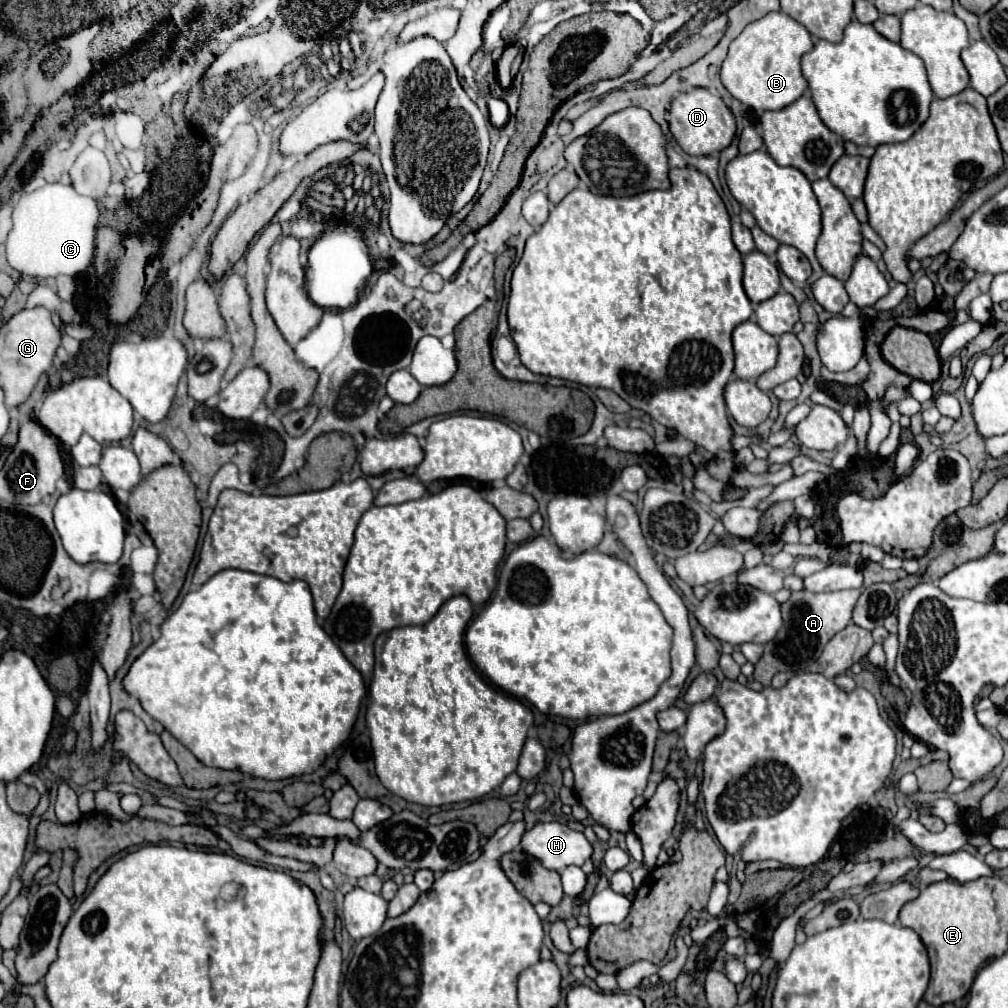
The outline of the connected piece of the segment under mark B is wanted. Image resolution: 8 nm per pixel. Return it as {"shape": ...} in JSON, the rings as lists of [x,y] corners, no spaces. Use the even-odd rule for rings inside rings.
{"shape":[[[768,13],[750,23],[732,43],[726,61],[722,63],[722,85],[744,105],[752,107],[758,116],[766,111],[778,111],[794,103],[806,89],[808,81],[802,75],[800,59],[814,47],[804,25],[786,13]]]}

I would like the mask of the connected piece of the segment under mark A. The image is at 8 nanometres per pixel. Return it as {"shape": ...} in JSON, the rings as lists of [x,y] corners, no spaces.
{"shape":[[[804,589],[792,593],[792,597],[786,603],[782,603],[784,625],[778,637],[772,641],[774,649],[764,651],[762,659],[754,665],[754,679],[764,687],[768,687],[772,675],[776,675],[778,671],[804,671],[812,663],[816,663],[818,657],[822,655],[824,645],[852,621],[854,603],[858,601],[860,593],[862,593],[860,589],[832,593],[812,593]]]}

